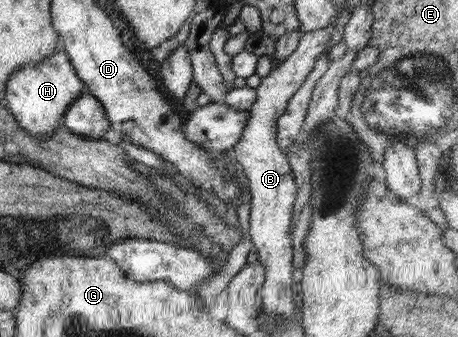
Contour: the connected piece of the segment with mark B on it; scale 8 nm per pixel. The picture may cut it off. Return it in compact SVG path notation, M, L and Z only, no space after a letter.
M337 19L331 22L327 27L312 31L301 32L299 43L294 52L283 60L279 67L273 67L267 77L263 77L261 83L256 87L256 100L249 109L250 116L245 124L240 140L232 147L235 152L237 161L243 166L243 171L249 181L249 191L251 194L251 217L249 220L251 241L257 248L255 255L263 267L266 269L265 281L263 282L260 294L262 297L263 311L268 315L270 320L284 320L293 317L296 302L293 298L293 271L295 267L292 264L293 248L291 240L291 225L293 217L294 201L297 197L297 184L293 175L292 167L288 162L288 156L281 151L277 138L277 120L278 117L286 110L289 100L297 93L297 89L307 80L307 76L313 71L315 61L318 61L320 55L328 49L328 43L332 33L336 30Z

